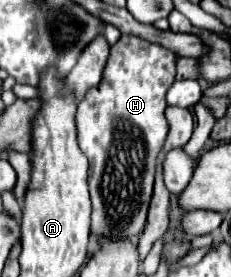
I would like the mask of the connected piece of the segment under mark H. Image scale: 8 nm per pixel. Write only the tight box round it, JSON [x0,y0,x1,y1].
[77,36,177,238]

